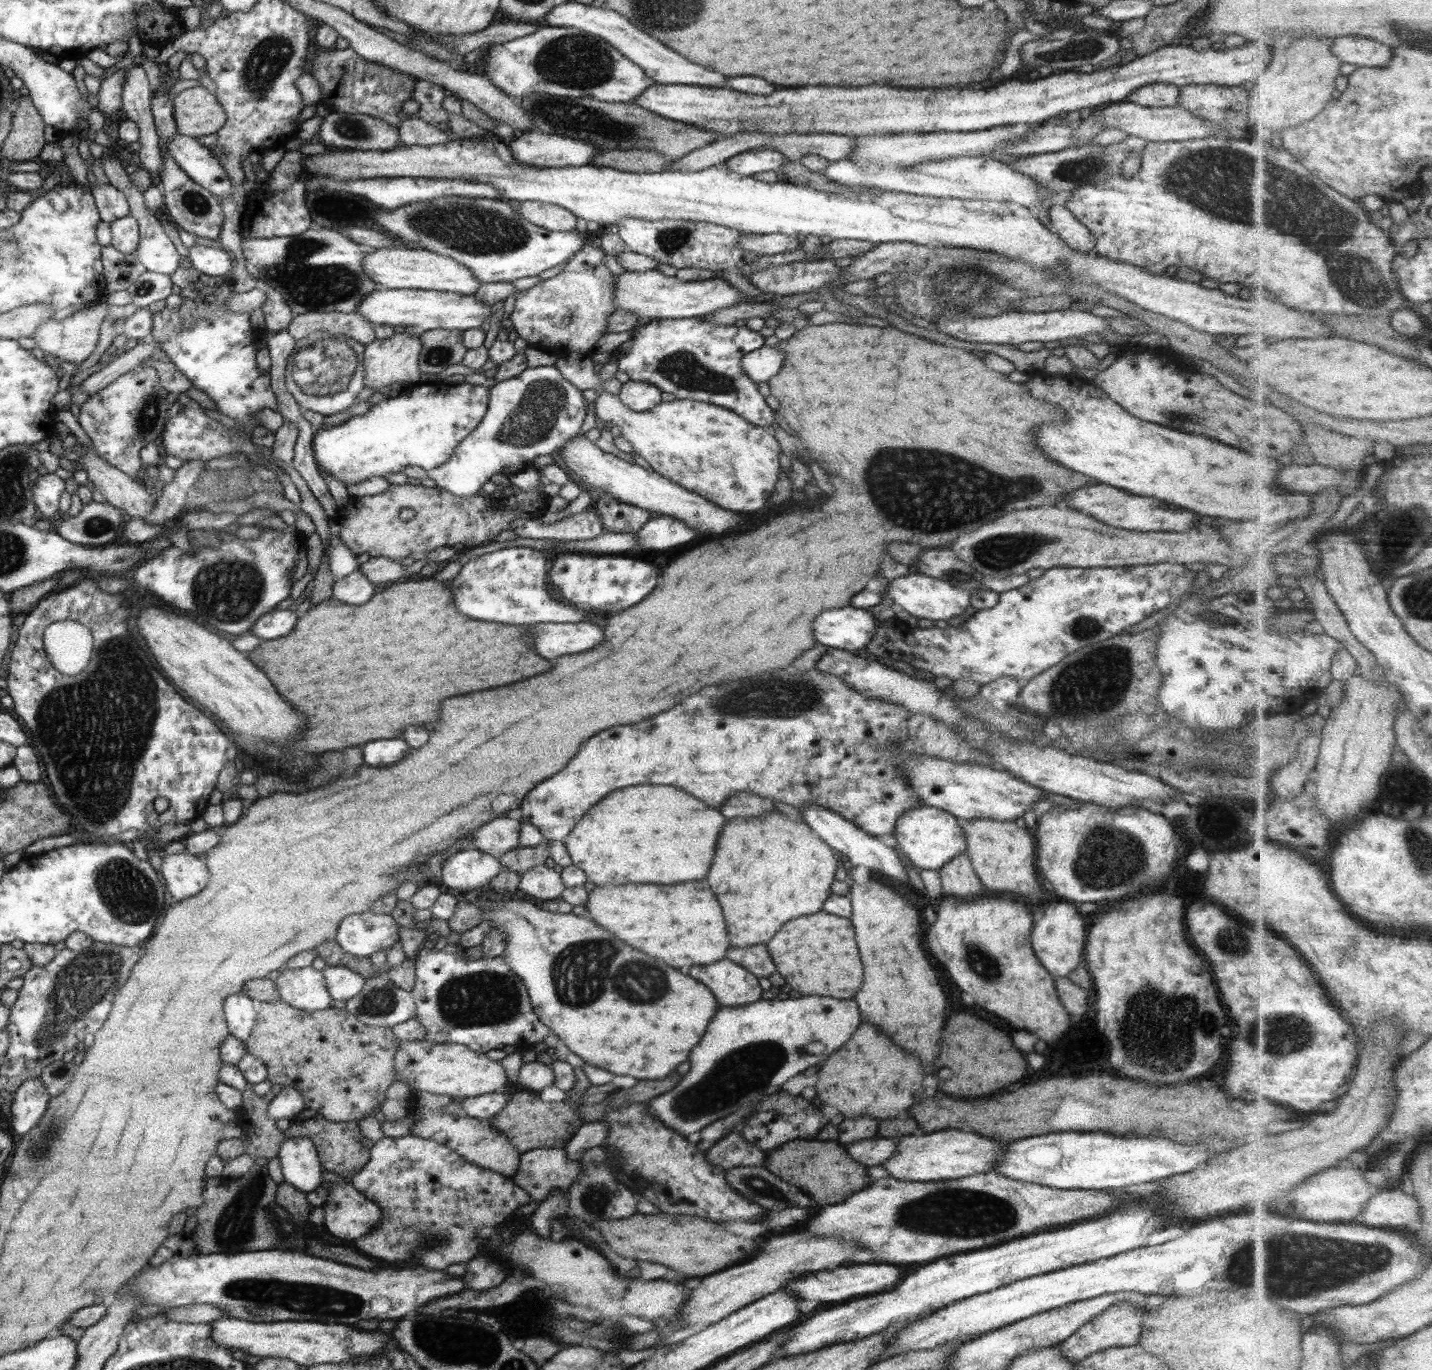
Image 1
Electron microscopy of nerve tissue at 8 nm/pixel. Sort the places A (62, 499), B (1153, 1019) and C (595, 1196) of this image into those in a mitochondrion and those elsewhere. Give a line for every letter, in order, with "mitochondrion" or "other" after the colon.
A: other
B: mitochondrion
C: mitochondrion

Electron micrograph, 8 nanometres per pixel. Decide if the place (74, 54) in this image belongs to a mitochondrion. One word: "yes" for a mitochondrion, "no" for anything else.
no

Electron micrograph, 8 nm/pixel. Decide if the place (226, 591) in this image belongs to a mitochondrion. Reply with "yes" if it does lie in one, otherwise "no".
yes

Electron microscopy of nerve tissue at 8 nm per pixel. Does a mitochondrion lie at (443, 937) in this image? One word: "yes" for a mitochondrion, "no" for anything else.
no

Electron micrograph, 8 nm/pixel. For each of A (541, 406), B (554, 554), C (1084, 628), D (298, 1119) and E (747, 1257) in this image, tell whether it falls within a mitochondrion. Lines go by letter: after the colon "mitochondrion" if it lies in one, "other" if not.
A: mitochondrion
B: other
C: mitochondrion
D: other
E: other

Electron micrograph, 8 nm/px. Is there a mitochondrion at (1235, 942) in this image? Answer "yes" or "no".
yes

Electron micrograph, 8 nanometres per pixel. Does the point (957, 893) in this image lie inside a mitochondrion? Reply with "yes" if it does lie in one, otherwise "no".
no

